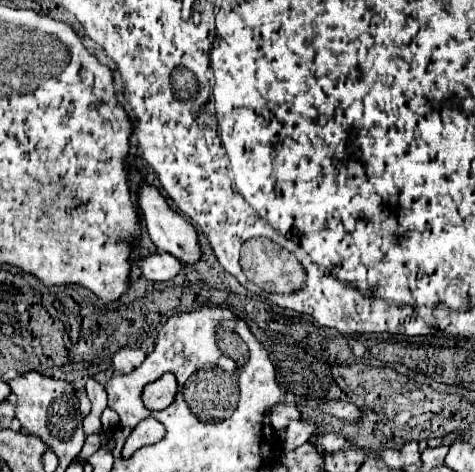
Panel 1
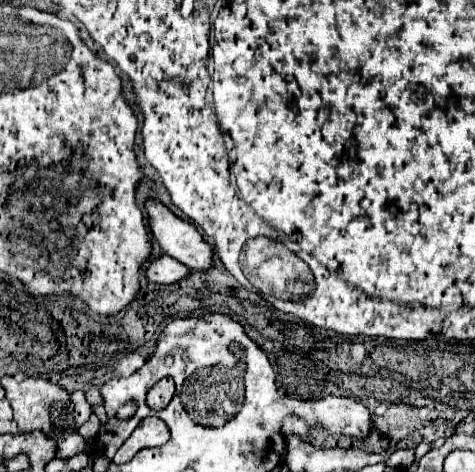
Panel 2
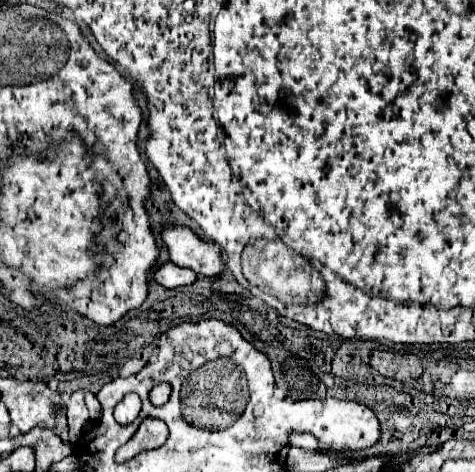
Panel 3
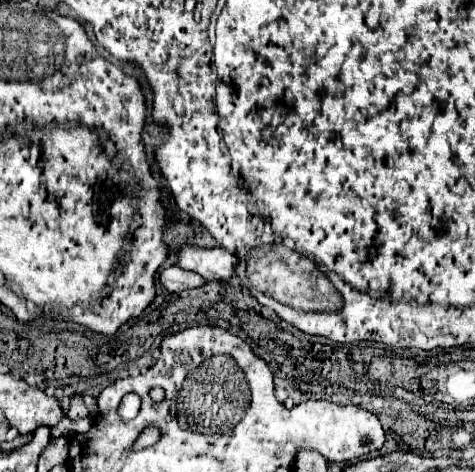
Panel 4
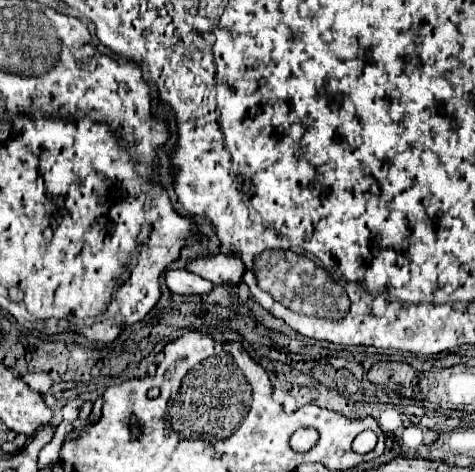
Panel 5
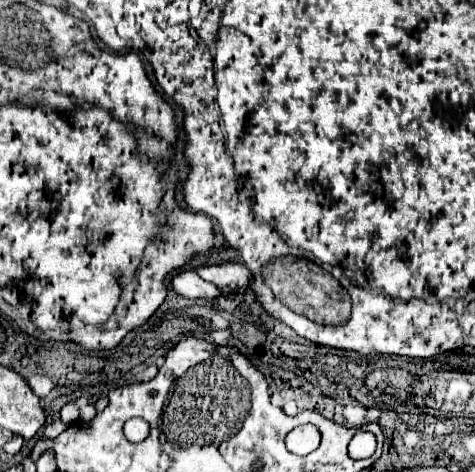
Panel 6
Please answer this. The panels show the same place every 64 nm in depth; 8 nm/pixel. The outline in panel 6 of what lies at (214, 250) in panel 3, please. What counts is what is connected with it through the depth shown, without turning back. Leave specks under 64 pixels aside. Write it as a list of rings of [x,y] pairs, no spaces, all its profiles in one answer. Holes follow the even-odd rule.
[[[220,264],[220,266],[202,266],[196,270],[204,280],[216,284],[222,292],[246,292],[250,288],[252,274],[242,264]]]

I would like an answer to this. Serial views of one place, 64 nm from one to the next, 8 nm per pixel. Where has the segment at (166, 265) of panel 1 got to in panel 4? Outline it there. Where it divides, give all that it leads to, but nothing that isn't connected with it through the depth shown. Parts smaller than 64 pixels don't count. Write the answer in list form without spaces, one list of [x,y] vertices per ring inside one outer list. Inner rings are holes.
[[[170,266],[164,268],[160,272],[160,282],[164,284],[164,288],[168,292],[184,292],[184,290],[192,290],[192,288],[200,288],[204,284],[208,284],[202,276],[198,276],[196,272],[186,272],[180,266]]]

